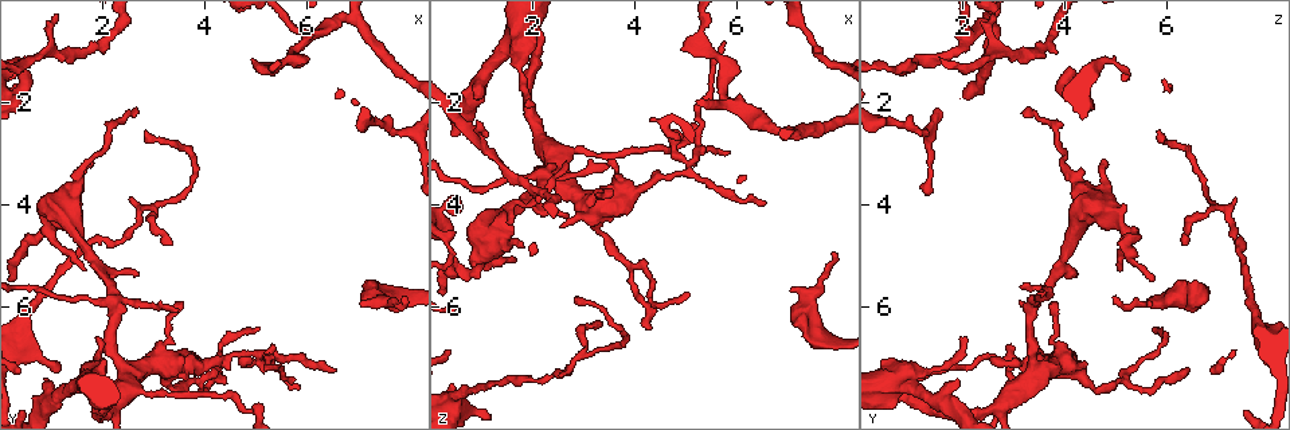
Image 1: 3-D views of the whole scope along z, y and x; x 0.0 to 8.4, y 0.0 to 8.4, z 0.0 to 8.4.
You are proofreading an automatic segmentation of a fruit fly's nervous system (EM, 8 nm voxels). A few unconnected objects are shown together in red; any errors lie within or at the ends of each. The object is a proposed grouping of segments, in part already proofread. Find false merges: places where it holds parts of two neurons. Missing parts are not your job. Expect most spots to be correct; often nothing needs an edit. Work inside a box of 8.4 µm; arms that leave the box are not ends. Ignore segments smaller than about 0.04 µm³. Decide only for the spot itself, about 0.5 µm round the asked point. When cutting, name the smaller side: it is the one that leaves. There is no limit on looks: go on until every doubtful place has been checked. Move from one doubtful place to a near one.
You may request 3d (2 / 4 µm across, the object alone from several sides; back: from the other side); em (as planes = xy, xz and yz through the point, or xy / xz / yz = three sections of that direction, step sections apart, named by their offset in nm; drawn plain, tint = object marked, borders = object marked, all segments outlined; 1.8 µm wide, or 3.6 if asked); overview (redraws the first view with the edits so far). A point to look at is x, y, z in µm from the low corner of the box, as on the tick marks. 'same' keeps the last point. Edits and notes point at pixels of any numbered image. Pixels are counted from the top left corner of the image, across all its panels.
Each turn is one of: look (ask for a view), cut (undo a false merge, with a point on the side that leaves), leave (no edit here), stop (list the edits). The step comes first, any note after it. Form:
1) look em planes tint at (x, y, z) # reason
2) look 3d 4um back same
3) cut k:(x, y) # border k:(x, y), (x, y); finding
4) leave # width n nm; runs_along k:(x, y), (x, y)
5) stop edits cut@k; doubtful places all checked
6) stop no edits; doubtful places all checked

look em xy step 8 tint at (4.75, 6.95, 3.40) # sudden change in width

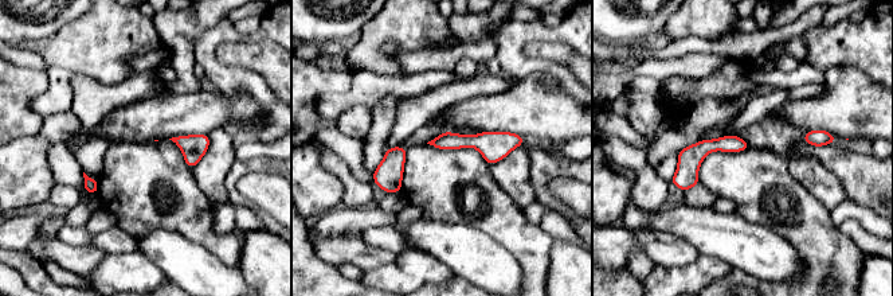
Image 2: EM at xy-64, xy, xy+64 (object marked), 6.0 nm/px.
look em planes tint same

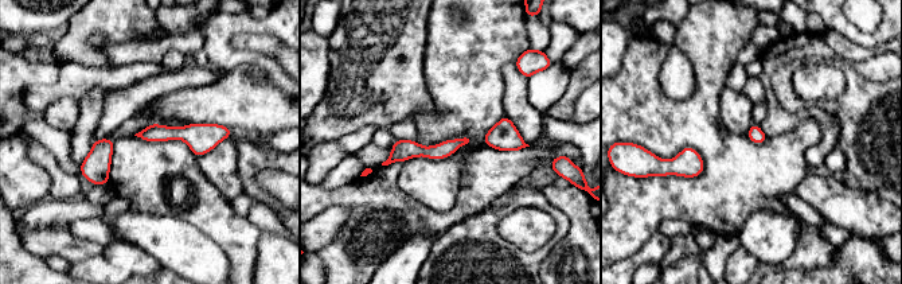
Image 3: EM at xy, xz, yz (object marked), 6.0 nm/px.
leave # runs_along 3:(227, 132), (143, 135); one neuron here

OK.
look 3d 2um back at (5.95, 0.85, 2.10) # thin neck

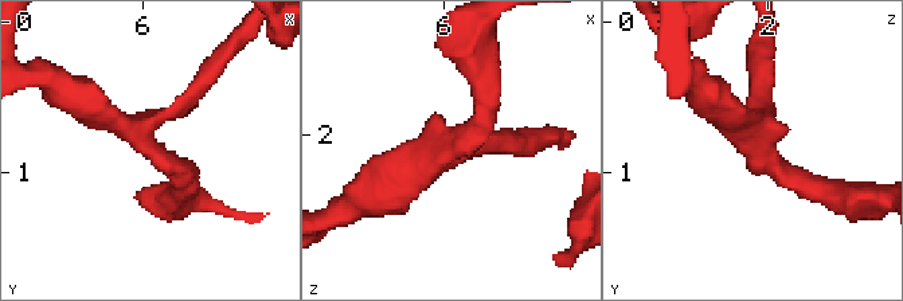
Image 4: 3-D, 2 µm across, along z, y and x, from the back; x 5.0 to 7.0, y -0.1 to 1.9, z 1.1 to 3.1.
look em xz step 4 tint at (5.98, 0.80, 2.08) # arms 3

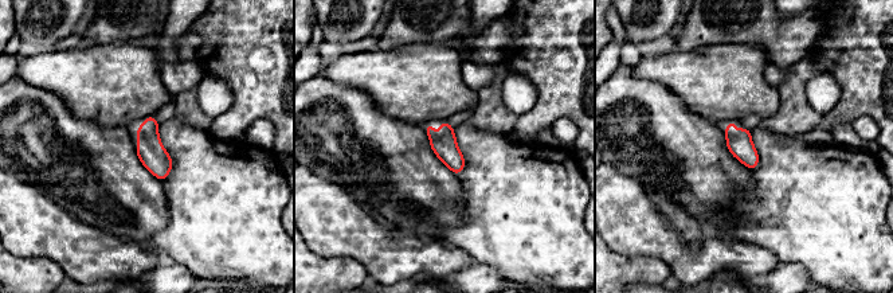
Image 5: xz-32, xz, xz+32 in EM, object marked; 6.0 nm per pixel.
look em planes tint same

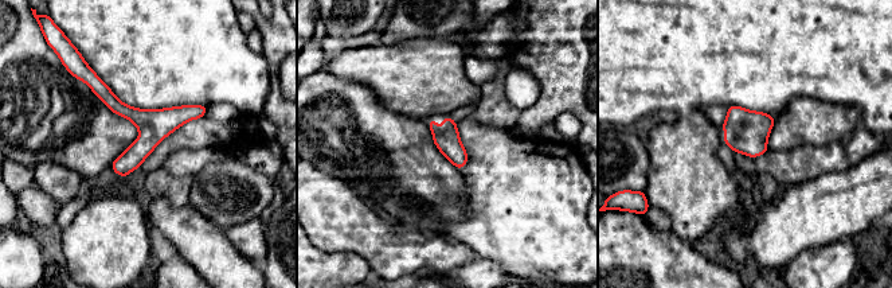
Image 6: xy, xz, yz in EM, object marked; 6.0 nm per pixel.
leave # runs_along 6:(96, 80), (139, 117), (202, 113); one neuron here

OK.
look em planes borders at (5.35, 1.40, 0.80) # sharp bend

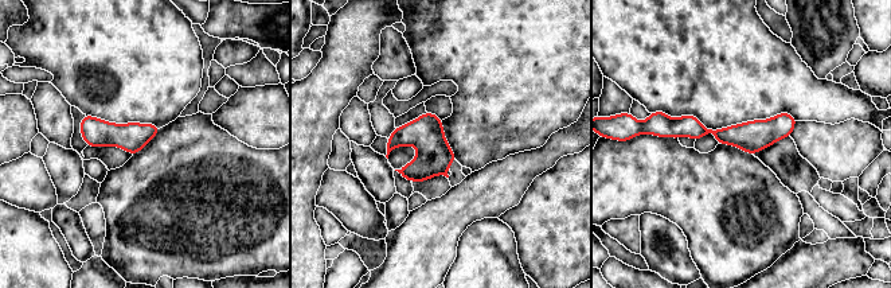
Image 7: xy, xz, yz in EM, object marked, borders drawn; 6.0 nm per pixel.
leave # runs_along 7:(792, 121), (758, 135), (663, 128); all the same neuron

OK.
stop no edits; doubtful places all checked

